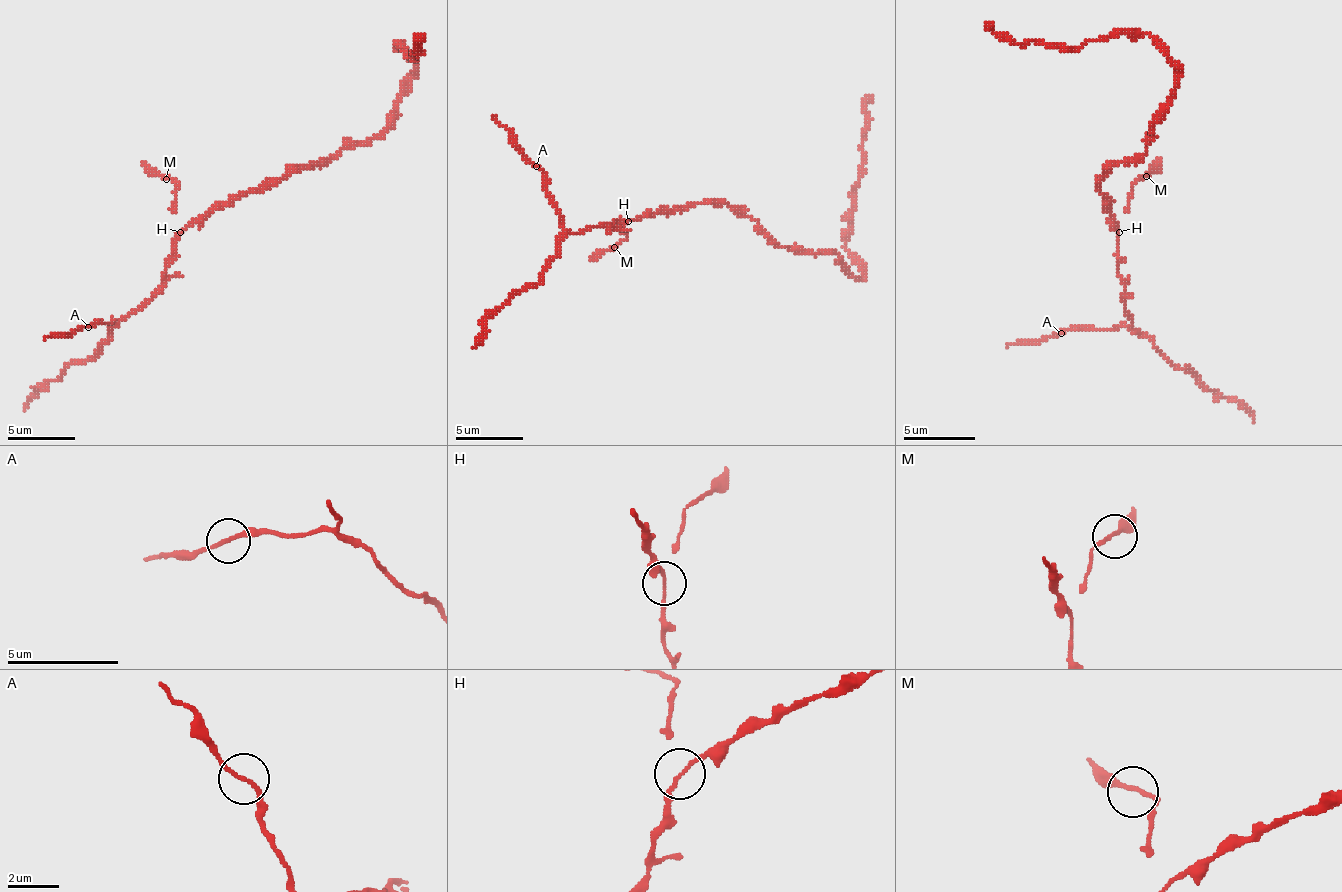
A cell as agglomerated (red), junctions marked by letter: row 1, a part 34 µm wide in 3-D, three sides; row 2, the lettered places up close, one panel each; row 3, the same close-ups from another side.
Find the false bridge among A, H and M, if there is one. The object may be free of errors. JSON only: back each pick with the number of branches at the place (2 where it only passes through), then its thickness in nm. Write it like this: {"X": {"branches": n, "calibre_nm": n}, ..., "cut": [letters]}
{"H": {"branches": 2, "calibre_nm": 130}, "cut": ["H"]}

